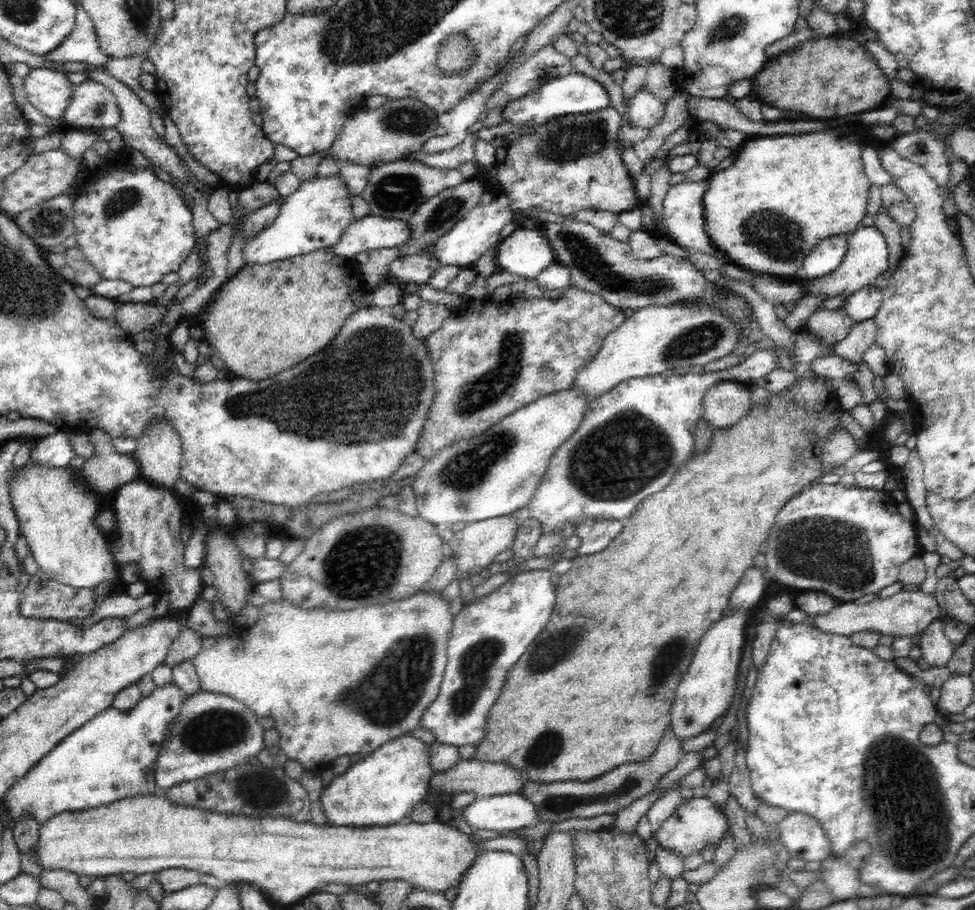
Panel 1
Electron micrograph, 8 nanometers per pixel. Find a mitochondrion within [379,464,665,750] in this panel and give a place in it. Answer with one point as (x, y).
(476, 663)

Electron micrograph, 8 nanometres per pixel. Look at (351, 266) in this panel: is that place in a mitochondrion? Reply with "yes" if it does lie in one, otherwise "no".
no

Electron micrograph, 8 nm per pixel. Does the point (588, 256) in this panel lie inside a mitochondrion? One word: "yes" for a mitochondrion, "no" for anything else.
yes

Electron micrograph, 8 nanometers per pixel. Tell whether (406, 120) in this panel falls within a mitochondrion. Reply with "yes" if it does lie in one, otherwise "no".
yes

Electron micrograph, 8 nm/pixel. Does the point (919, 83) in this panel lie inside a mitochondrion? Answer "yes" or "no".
no

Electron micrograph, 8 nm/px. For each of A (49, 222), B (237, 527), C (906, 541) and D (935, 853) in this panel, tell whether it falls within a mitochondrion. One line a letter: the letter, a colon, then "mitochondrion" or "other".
A: mitochondrion
B: other
C: other
D: mitochondrion

